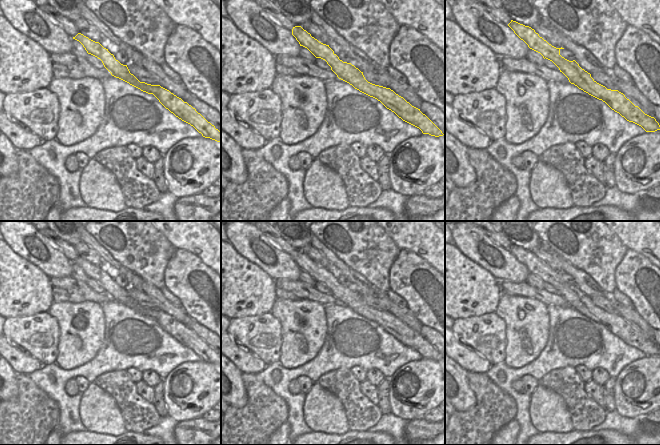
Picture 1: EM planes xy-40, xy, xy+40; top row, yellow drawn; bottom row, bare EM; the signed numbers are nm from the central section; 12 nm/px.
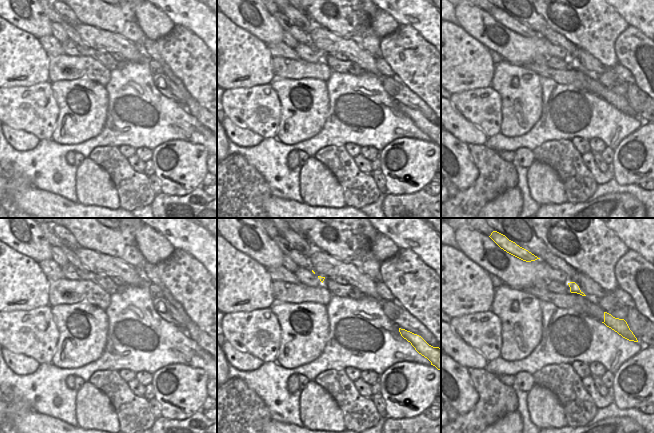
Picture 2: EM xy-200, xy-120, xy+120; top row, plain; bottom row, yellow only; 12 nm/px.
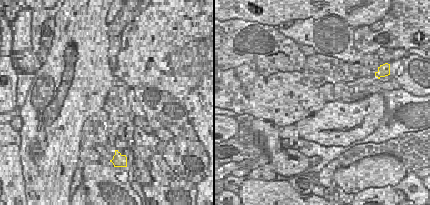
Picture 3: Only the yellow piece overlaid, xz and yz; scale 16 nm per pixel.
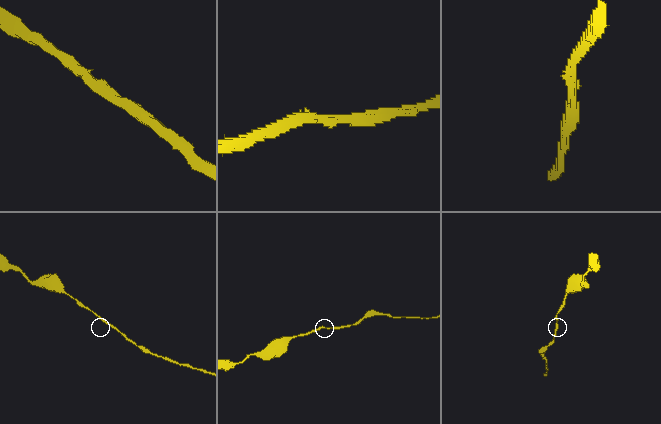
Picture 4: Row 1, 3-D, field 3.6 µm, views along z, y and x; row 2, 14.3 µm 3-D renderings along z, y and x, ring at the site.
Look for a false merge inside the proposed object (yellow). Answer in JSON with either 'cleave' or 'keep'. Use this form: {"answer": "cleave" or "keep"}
{"answer": "keep"}

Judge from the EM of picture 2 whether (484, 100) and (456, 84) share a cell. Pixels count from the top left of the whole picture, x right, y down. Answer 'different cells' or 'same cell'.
different cells

